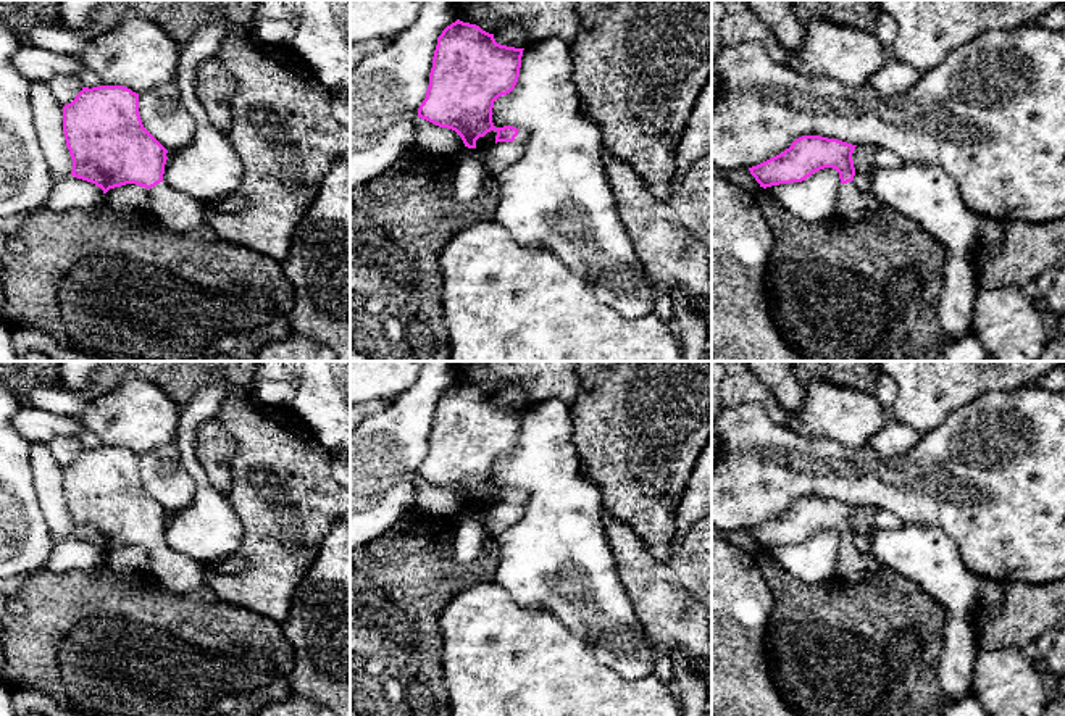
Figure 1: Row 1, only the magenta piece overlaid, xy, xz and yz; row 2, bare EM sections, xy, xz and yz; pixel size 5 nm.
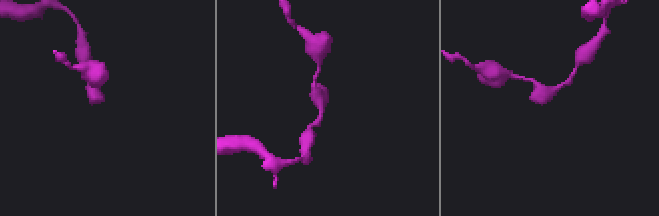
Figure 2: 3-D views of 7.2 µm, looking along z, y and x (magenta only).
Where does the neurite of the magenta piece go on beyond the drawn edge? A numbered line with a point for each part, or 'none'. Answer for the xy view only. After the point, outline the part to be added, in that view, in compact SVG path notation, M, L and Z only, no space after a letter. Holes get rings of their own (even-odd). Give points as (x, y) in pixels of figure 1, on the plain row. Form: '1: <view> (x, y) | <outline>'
1: xy (178, 573) | M165 543L148 550L148 572L168 590L184 593L205 585L207 566L169 550Z

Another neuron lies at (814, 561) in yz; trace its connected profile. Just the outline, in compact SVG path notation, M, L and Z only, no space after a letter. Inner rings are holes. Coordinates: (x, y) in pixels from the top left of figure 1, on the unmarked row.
M825 529L802 543L771 547L766 552L792 577L807 584L820 584L836 577L839 548L839 534Z

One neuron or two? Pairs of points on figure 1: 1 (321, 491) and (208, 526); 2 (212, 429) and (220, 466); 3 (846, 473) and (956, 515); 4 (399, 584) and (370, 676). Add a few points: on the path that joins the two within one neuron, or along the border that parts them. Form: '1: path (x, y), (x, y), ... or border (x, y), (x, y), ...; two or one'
1: border (228, 497), (242, 531), (242, 544), (236, 553); two
2: path (213, 439), (215, 457); one
3: path (873, 479), (928, 487); one
4: path (392, 607), (370, 632), (370, 653); one

